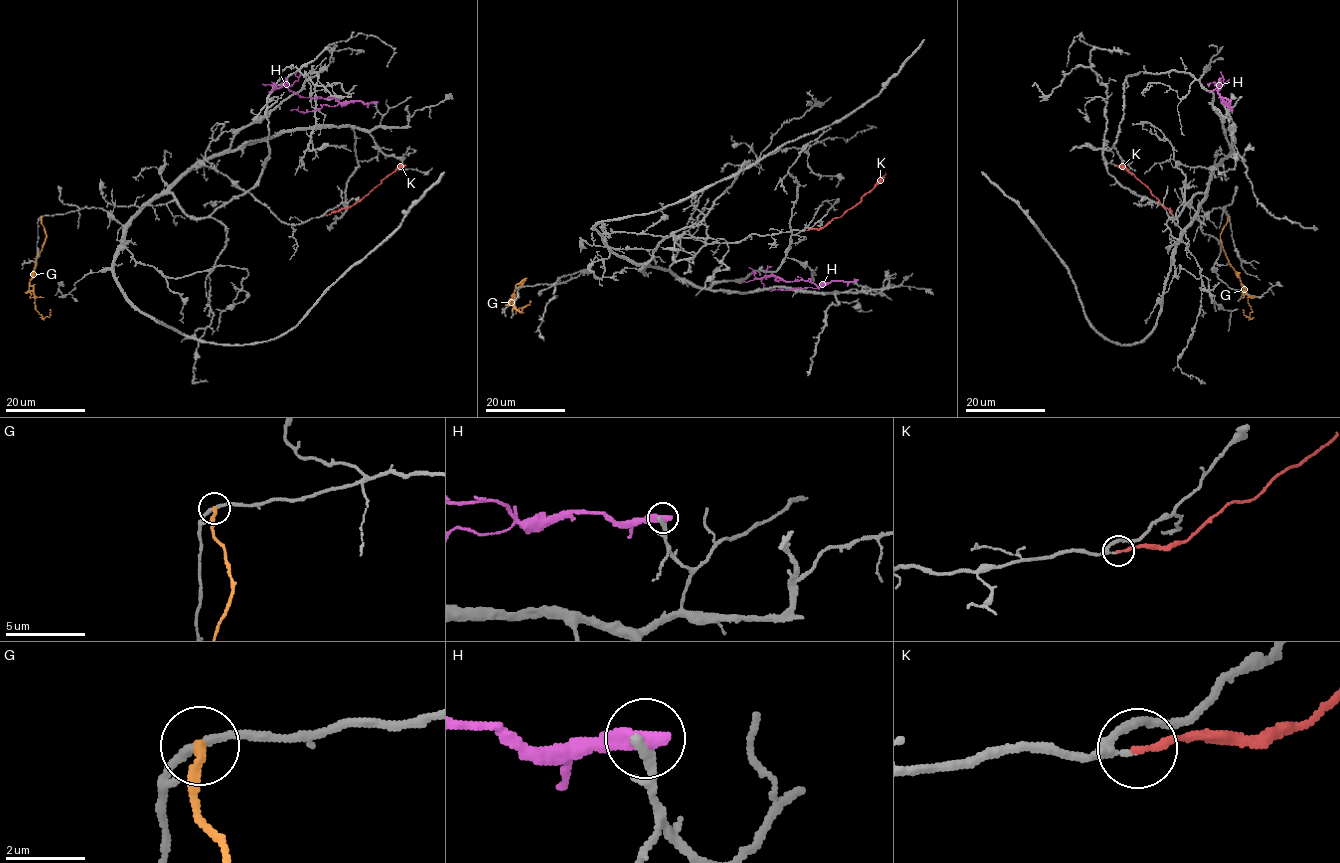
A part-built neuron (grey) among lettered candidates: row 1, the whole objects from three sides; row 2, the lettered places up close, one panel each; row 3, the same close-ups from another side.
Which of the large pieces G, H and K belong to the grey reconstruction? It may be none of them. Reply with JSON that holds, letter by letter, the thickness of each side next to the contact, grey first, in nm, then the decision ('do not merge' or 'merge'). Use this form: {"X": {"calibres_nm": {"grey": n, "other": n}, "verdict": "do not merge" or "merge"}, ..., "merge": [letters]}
{"G": {"calibres_nm": {"grey": 200, "other": 240}, "verdict": "do not merge"}, "H": {"calibres_nm": {"grey": 280, "other": 400}, "verdict": "do not merge"}, "K": {"calibres_nm": {"grey": 180, "other": 190}, "verdict": "merge"}, "merge": ["K"]}

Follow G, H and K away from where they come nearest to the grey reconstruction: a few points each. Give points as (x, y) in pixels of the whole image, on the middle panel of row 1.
G: (522, 286), (526, 278), (515, 286), (510, 299), (517, 310), (530, 301)
H: (856, 280), (830, 281), (818, 287), (808, 281), (781, 280), (766, 275), (742, 281)
K: (806, 230), (820, 229), (834, 218), (841, 217), (886, 172)

